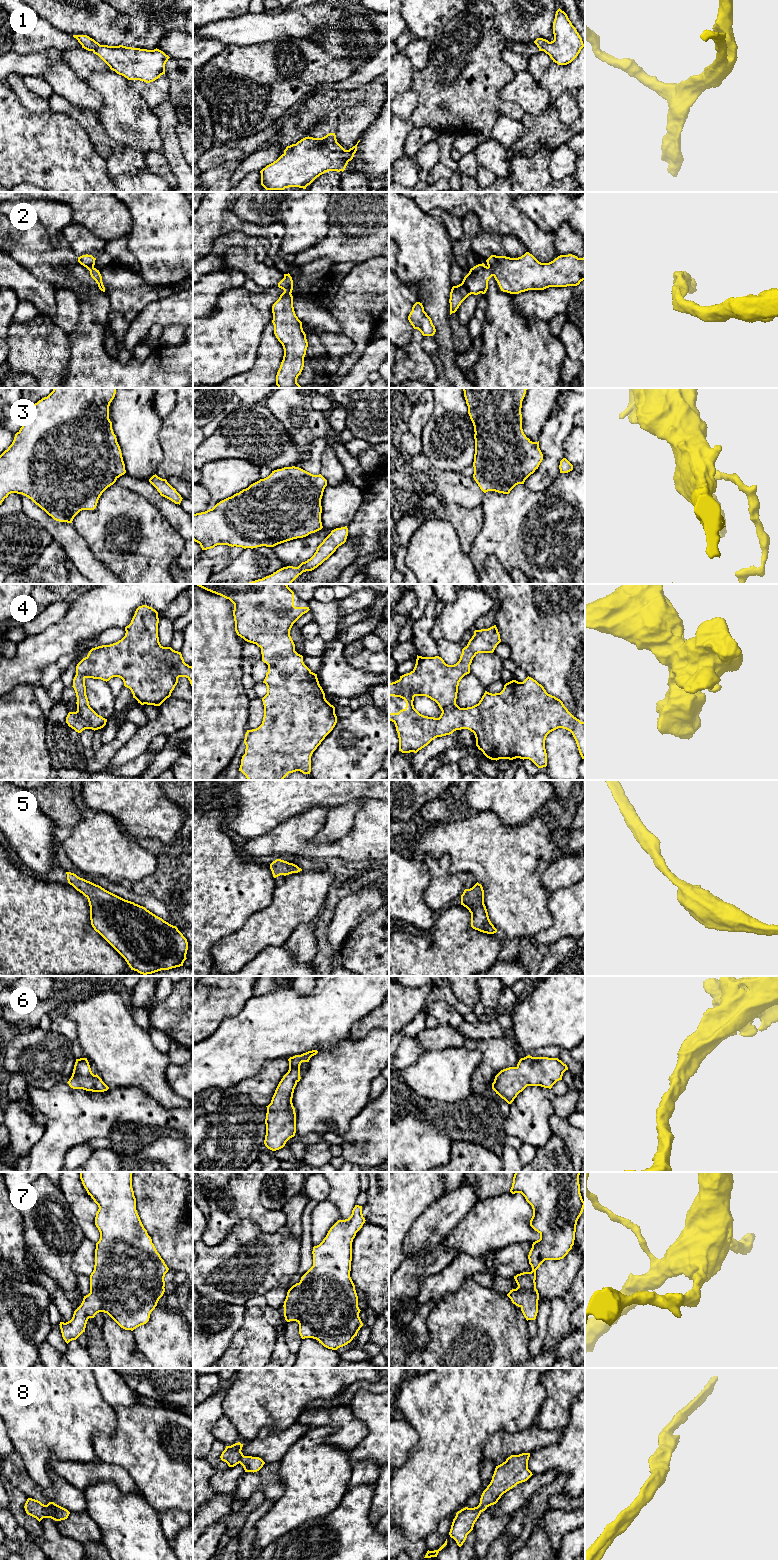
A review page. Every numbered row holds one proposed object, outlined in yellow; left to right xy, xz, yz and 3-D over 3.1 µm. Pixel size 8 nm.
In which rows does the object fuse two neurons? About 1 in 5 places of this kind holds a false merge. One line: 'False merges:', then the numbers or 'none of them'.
False merges: none of them

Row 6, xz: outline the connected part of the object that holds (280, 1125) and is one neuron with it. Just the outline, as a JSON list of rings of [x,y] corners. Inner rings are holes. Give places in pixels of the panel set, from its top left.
[[[317,1050],[295,1055],[288,1059],[289,1070],[279,1082],[271,1103],[266,1106],[266,1135],[265,1146],[276,1151],[283,1148],[286,1142],[295,1136],[296,1113],[292,1103],[294,1089],[300,1081],[300,1065],[309,1062],[318,1053]]]

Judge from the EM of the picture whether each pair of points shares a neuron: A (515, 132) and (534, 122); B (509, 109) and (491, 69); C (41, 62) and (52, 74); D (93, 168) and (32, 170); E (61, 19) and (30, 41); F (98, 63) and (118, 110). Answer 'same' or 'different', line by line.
A: different
B: same
C: different
D: same
E: different
F: different

